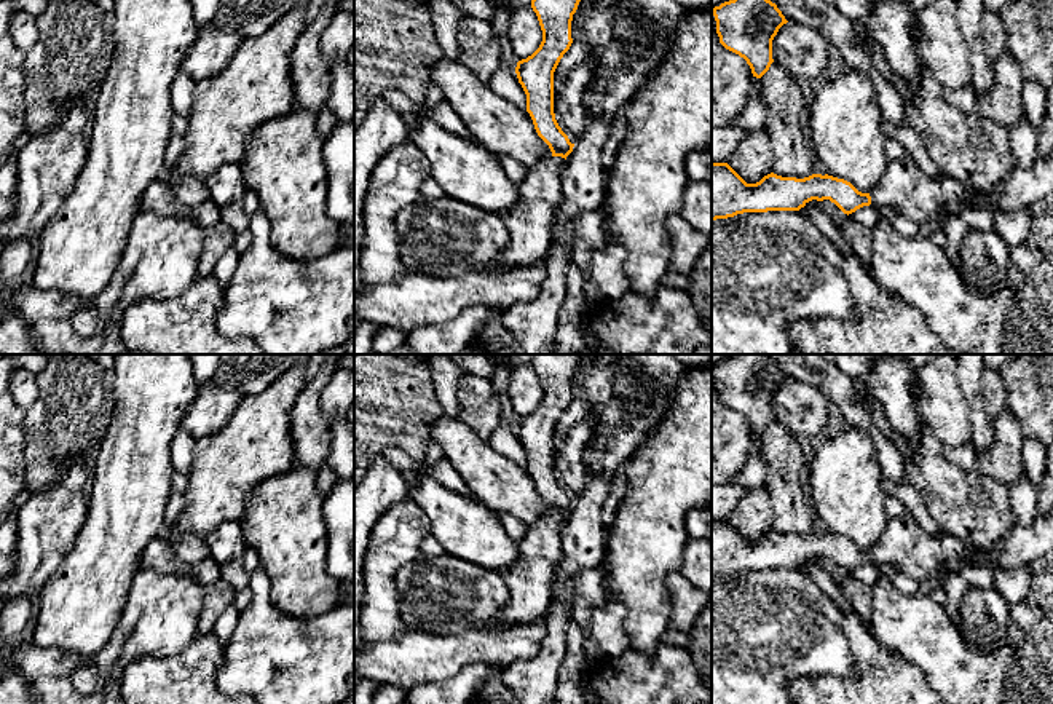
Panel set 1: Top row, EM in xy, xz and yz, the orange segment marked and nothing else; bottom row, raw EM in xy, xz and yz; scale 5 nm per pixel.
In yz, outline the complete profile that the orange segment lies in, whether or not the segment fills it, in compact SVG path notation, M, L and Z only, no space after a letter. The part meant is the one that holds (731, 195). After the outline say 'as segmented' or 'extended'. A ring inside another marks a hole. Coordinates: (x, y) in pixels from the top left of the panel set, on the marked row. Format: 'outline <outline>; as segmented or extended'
outline M909 156L889 161L870 193L828 174L796 179L771 172L756 184L747 184L728 163L712 163L712 220L743 212L799 211L812 200L830 200L847 216L870 204L887 206L921 227L943 220L945 206L952 198L972 193L972 188L949 176L925 176Z; extended

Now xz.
outline M531 0L531 8L542 30L542 42L531 56L517 62L515 73L526 94L526 112L533 120L538 136L549 145L552 155L528 168L523 182L519 185L517 201L498 214L511 235L509 246L496 257L498 265L531 267L541 262L549 251L555 209L563 200L562 176L566 156L574 147L555 120L554 72L573 43L571 21L579 2L581 0Z; extended

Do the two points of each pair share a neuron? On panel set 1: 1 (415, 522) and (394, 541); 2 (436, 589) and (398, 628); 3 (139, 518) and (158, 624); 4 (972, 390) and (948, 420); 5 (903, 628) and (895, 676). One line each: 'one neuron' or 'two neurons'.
1: one neuron
2: two neurons
3: two neurons
4: two neurons
5: two neurons

